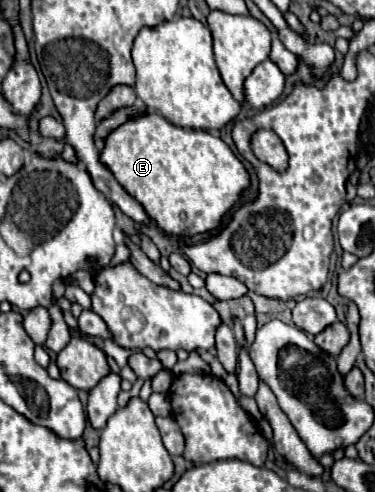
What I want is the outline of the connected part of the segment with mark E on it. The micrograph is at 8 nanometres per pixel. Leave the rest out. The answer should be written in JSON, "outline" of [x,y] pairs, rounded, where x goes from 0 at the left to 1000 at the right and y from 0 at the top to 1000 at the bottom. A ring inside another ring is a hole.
{"outline":[[[400,226],[341,242],[277,283],[267,331],[293,343],[437,474],[469,482],[512,482],[571,465],[661,376],[651,335],[587,278],[469,258]]]}

